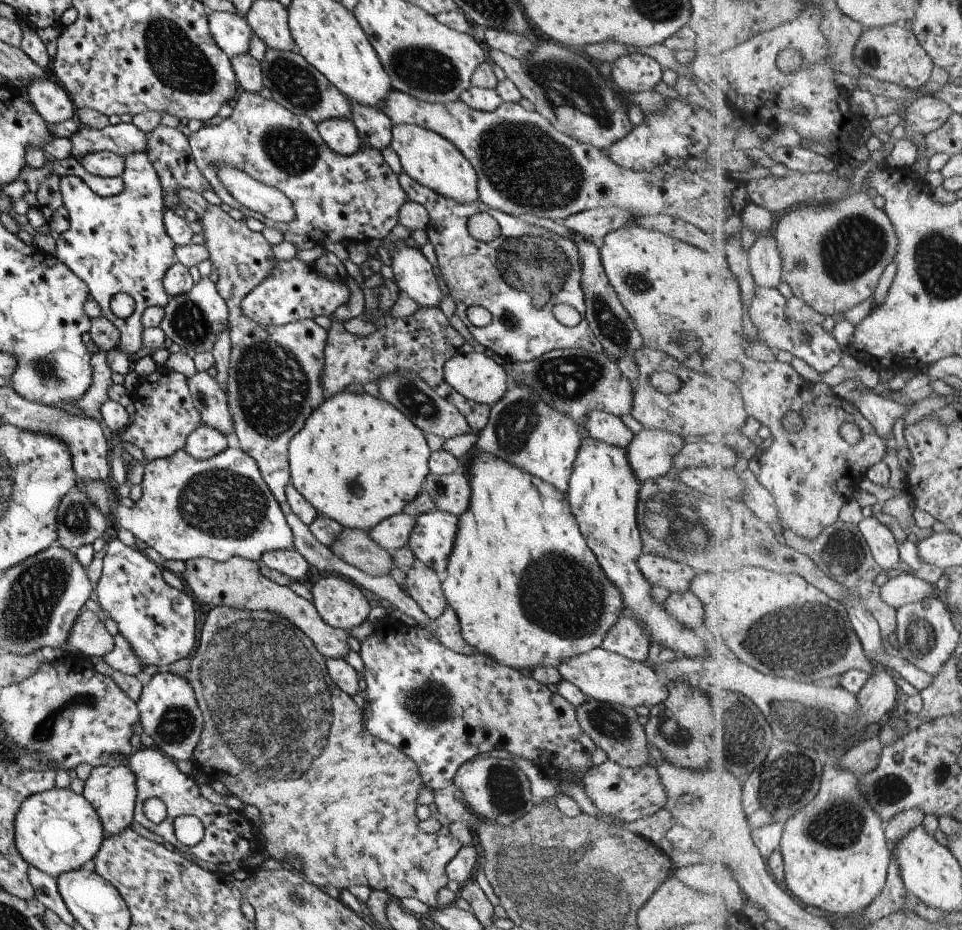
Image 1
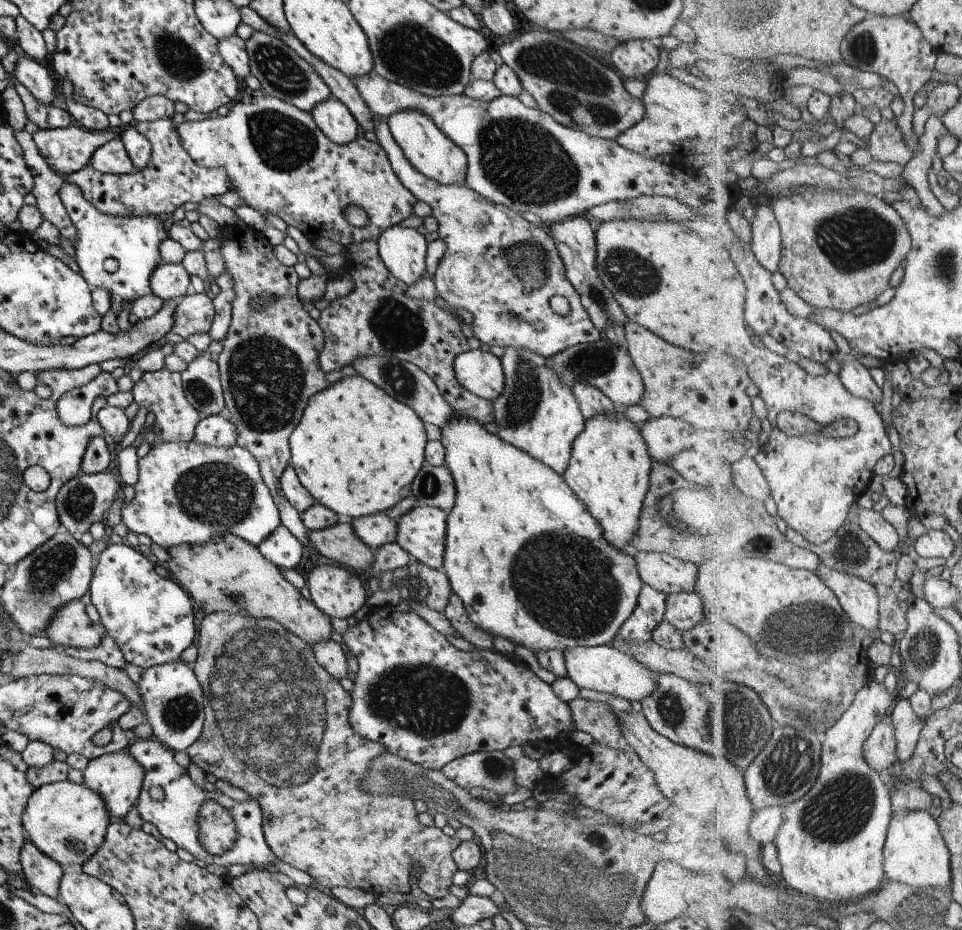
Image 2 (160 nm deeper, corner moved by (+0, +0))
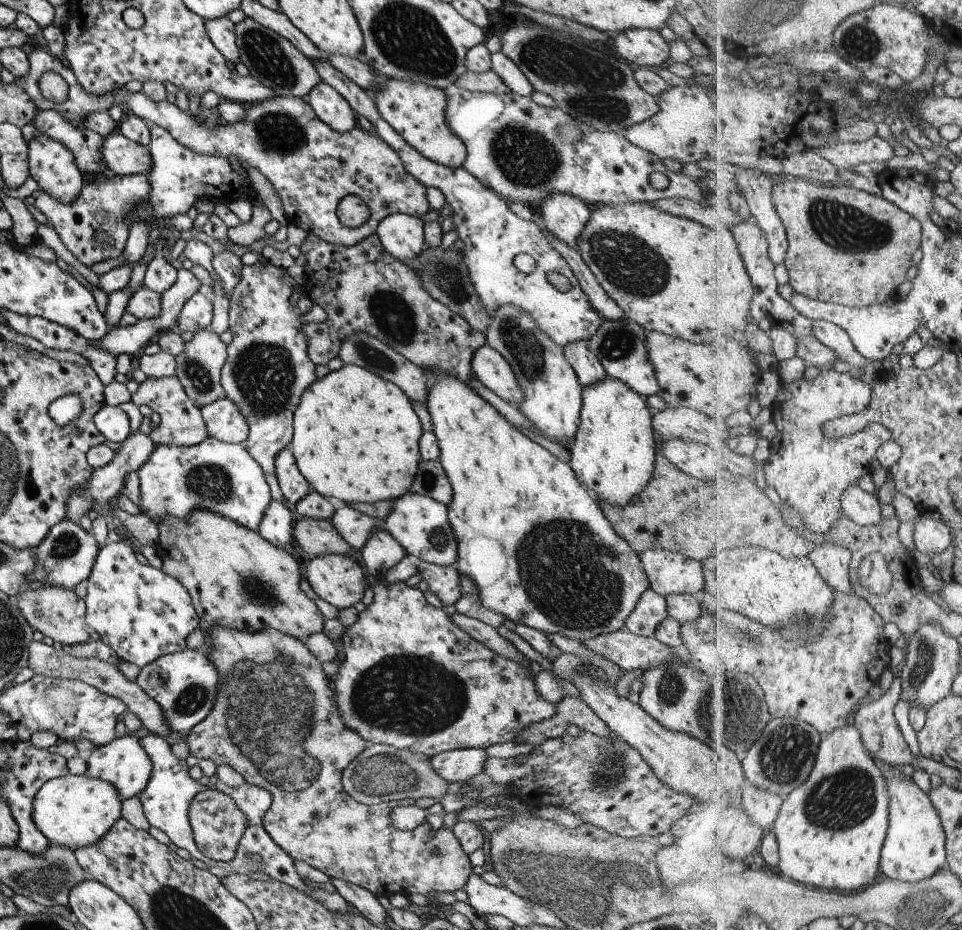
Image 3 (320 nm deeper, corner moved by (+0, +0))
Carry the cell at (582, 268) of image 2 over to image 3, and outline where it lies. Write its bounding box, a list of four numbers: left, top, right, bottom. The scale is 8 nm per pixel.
[537,193,592,248]

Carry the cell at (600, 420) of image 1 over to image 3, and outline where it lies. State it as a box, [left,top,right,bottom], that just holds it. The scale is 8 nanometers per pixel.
[562,340,606,388]

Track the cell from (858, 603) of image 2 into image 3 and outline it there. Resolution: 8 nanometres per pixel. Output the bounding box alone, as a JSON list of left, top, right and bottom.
[809,540,853,593]

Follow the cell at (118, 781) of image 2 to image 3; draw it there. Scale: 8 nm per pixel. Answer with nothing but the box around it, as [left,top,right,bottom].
[86,733,152,801]

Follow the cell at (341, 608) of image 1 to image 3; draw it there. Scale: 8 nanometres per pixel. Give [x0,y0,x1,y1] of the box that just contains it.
[306,554,369,609]

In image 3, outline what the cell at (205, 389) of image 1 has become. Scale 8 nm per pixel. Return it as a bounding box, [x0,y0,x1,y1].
[174,328,226,408]

